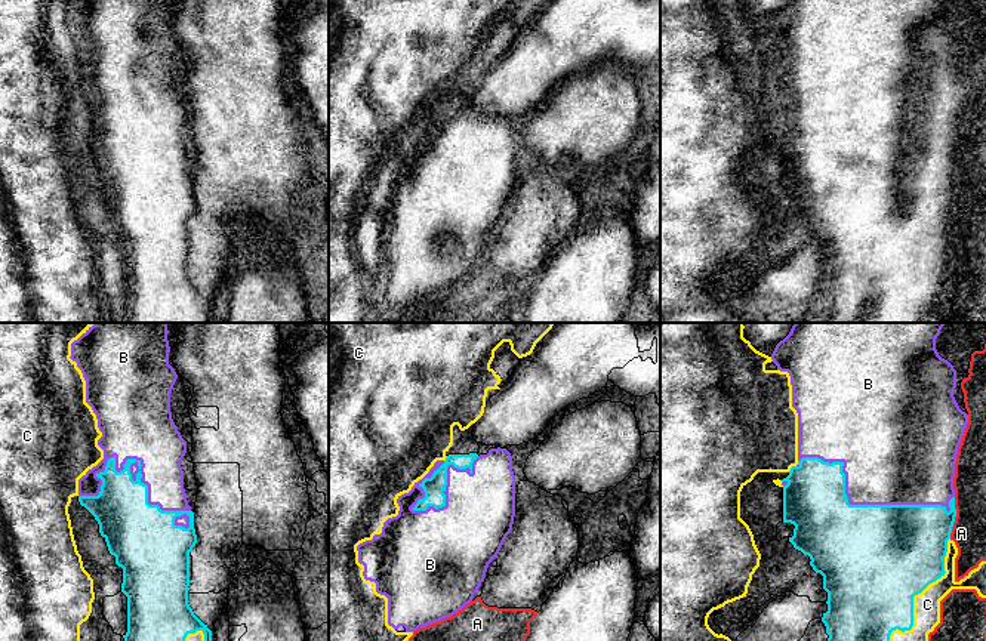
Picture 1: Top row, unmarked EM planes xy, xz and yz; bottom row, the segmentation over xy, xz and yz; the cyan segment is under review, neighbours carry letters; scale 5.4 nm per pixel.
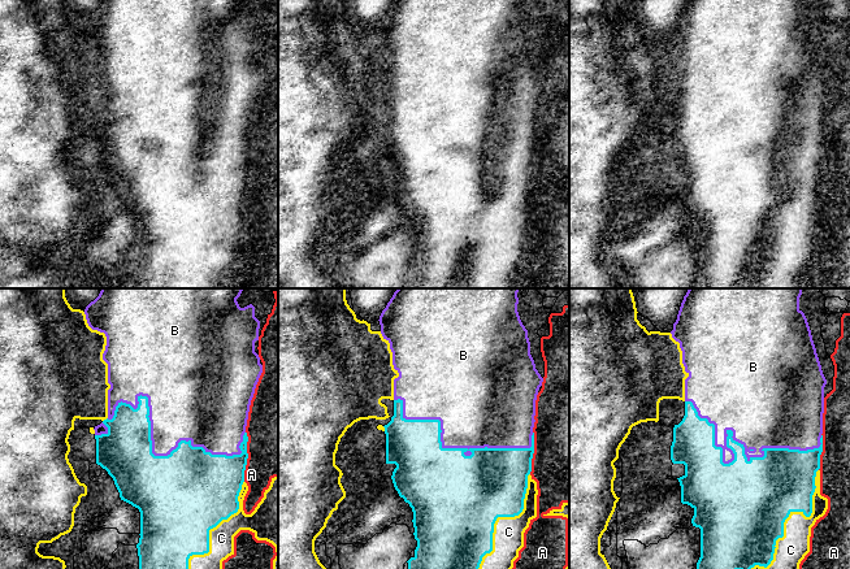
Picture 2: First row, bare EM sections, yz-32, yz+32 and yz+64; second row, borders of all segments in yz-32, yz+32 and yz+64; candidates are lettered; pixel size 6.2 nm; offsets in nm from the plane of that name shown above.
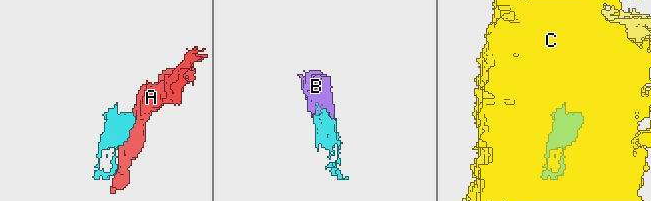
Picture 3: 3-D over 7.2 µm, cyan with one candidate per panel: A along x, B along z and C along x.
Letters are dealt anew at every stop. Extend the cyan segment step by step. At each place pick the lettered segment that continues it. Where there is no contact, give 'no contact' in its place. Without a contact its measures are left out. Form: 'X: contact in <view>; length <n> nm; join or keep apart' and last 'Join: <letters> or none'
A: contact in yz; length 220 nm; keep apart
B: contact in xy; length 650 nm; join
C: contact in yz; length 650 nm; keep apart
Join: B

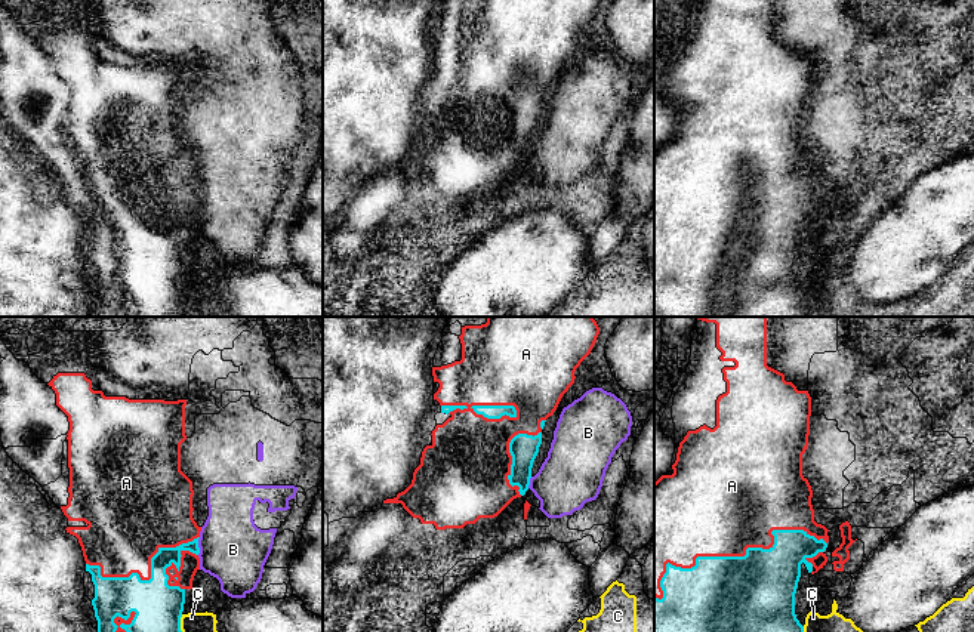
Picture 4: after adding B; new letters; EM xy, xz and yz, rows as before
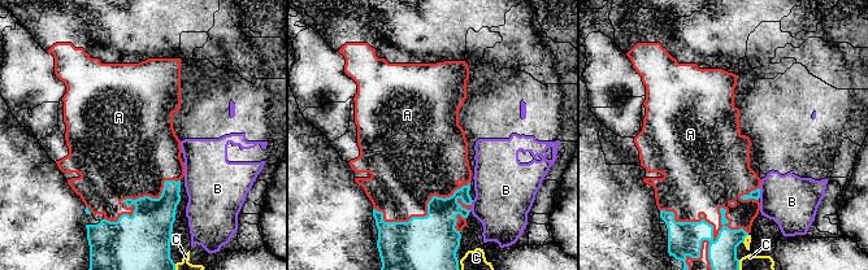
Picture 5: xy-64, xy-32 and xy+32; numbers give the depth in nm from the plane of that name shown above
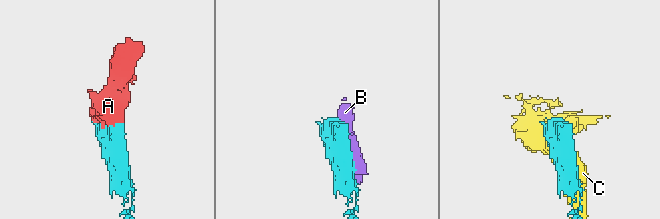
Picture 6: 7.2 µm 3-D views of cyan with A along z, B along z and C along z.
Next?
A: contact in yz; length 1000 nm; join
B: contact in xy; length 100 nm; keep apart
C: contact in xy; length 100 nm; keep apart
Join: A

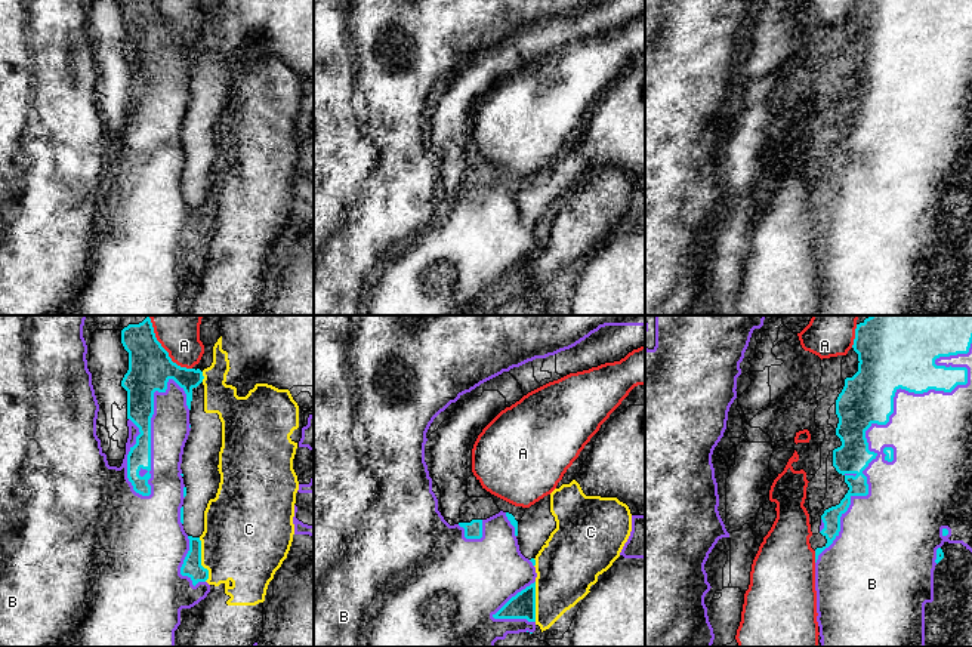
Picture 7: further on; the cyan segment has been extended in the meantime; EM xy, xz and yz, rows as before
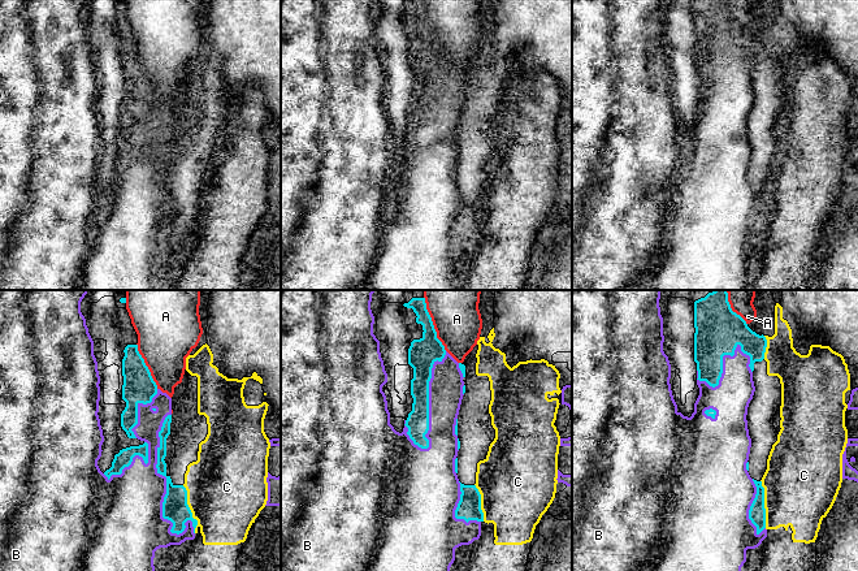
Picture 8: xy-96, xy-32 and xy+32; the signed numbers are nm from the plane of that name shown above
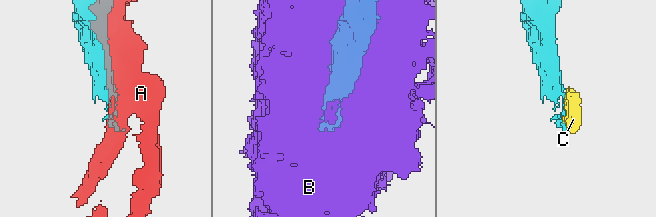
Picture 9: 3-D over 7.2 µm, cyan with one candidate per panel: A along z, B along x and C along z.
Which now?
A: contact in xy; length 380 nm; keep apart
B: contact in yz; length 1450 nm; keep apart
C: contact in xy; length 240 nm; keep apart
Join: none

